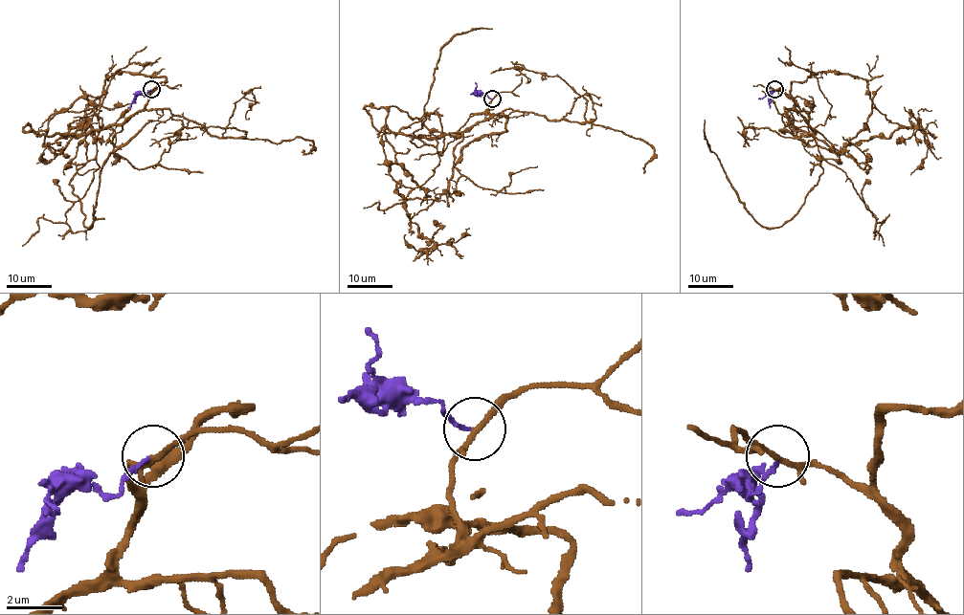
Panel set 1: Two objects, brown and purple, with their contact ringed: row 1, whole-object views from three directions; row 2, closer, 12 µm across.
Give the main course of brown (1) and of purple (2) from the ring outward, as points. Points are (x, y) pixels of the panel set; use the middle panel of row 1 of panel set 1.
1: (492, 98), (488, 119), (437, 139), (434, 146), (411, 140), (426, 118), (439, 50), (456, 35), (492, 29)
2: (491, 98), (479, 93), (470, 94)

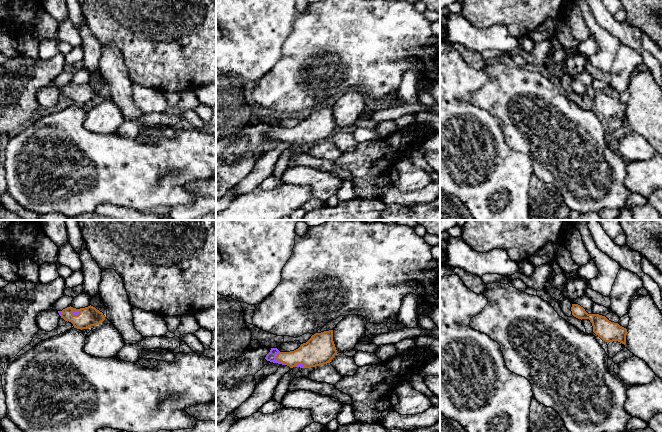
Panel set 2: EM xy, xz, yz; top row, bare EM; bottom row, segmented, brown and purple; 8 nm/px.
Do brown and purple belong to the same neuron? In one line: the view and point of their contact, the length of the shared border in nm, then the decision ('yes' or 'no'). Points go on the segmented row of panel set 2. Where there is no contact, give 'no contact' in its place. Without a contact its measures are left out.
xz (277, 360) | 130 nm | yes

